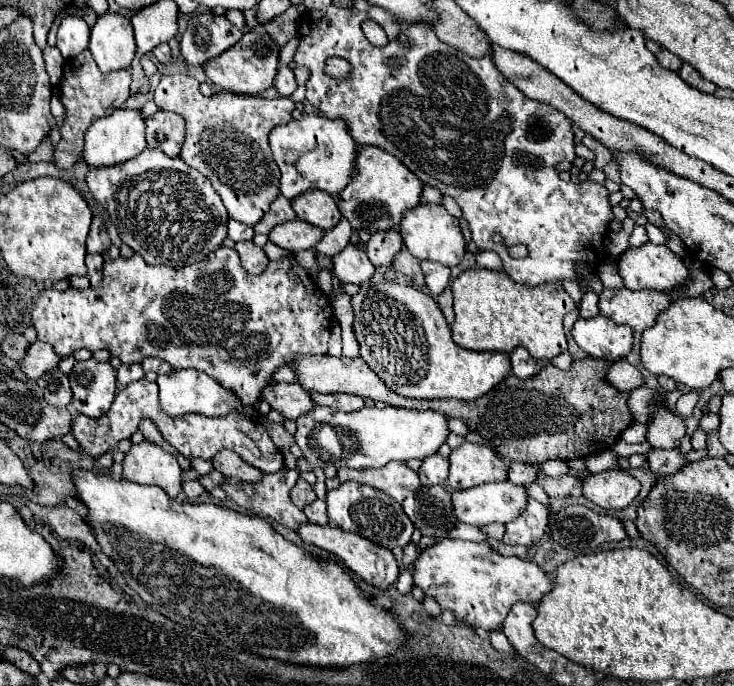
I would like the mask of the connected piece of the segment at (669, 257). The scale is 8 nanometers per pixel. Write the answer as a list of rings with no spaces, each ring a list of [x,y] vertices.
[[[647,242],[639,248],[629,248],[619,258],[619,274],[625,280],[625,288],[629,288],[629,290],[651,288],[651,290],[659,290],[659,292],[673,292],[687,284],[689,268],[667,246],[657,246],[657,244]]]

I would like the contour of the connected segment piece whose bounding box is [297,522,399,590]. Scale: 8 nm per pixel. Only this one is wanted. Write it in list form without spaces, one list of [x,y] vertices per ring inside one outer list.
[[[309,522],[303,524],[297,532],[299,532],[299,536],[307,544],[313,544],[317,548],[323,548],[323,550],[335,554],[363,582],[367,582],[367,584],[371,584],[371,586],[375,586],[379,590],[389,588],[397,580],[397,576],[399,576],[399,564],[397,564],[395,556],[391,554],[391,550],[387,550],[383,546],[377,546],[377,544],[373,544],[373,542],[369,542],[369,540],[353,534],[353,532],[343,532],[337,526],[331,528],[331,526],[319,526],[319,524],[309,524]]]

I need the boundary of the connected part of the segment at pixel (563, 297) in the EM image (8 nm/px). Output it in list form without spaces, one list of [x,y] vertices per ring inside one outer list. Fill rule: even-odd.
[[[465,270],[451,282],[455,298],[455,322],[451,324],[453,342],[467,350],[511,352],[517,346],[529,350],[533,358],[555,358],[567,350],[563,316],[575,308],[575,302],[561,284],[521,286],[505,272]]]

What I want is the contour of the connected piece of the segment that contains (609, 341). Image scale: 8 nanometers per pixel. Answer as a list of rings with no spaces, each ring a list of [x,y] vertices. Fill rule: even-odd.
[[[603,314],[595,318],[579,318],[571,330],[573,340],[593,358],[615,362],[625,358],[633,348],[633,330],[615,324]]]

